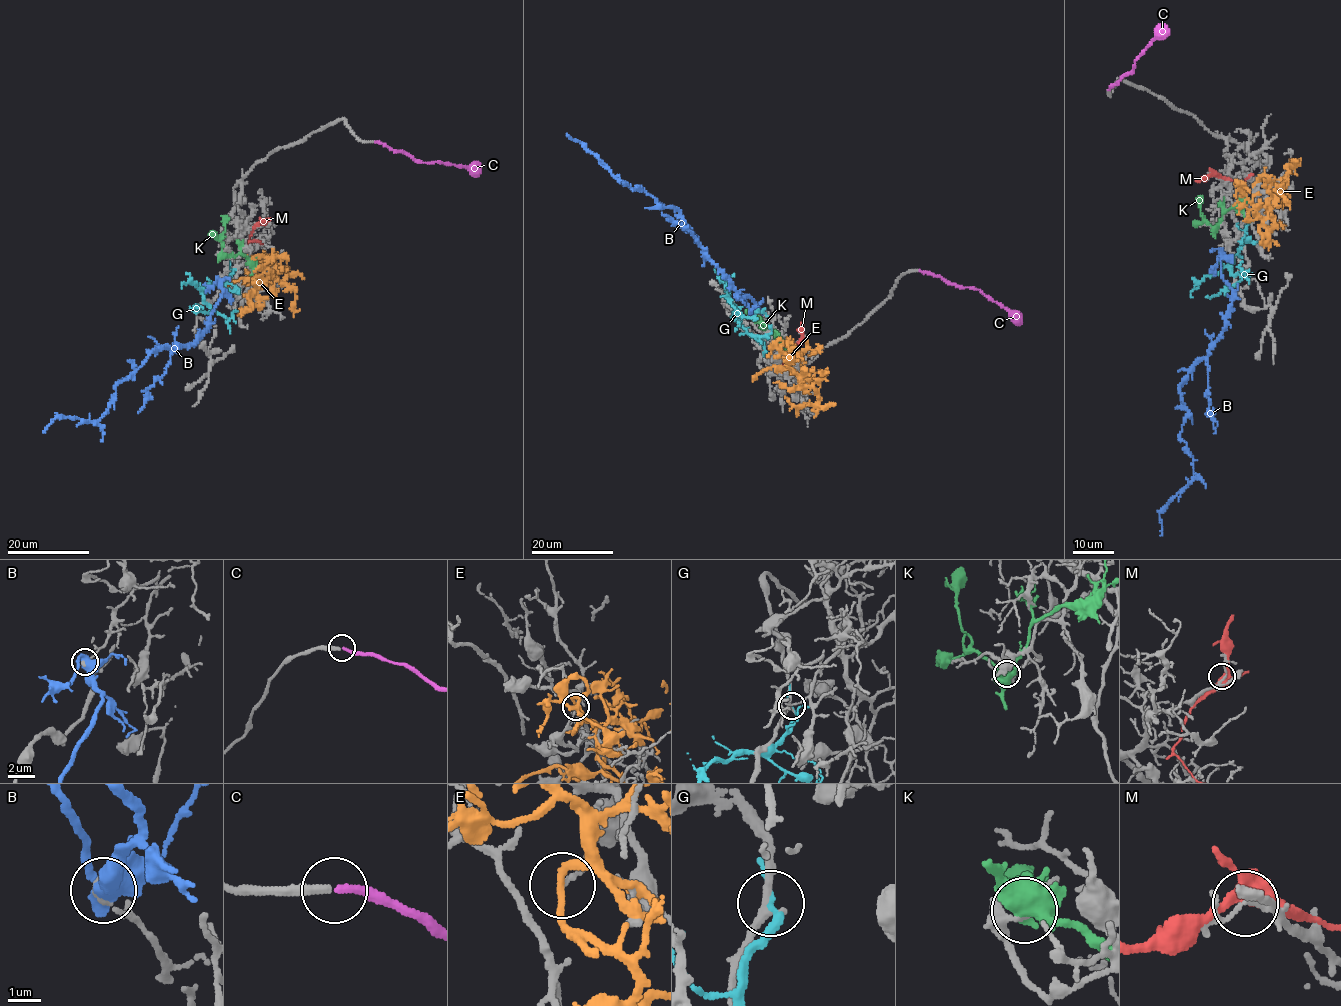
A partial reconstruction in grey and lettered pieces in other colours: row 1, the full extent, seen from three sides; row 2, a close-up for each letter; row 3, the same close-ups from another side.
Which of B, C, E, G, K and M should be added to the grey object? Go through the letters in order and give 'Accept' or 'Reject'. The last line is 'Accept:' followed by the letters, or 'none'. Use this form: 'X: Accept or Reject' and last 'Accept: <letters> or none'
B: Reject
C: Accept
E: Reject
G: Reject
K: Reject
M: Reject
Accept: C

